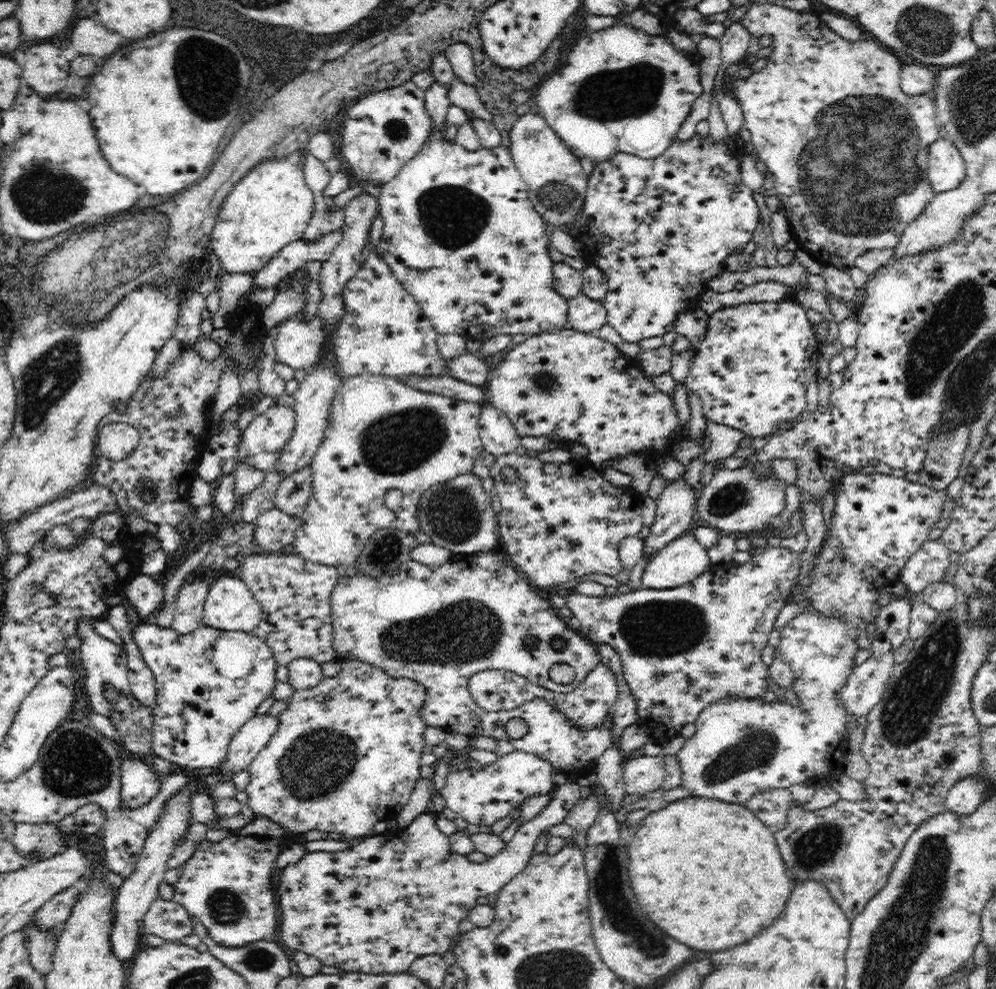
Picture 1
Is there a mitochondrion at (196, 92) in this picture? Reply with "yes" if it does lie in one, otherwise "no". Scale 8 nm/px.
yes

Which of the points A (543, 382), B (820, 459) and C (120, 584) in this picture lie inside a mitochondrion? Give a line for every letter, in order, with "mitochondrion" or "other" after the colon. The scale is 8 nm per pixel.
A: mitochondrion
B: other
C: other

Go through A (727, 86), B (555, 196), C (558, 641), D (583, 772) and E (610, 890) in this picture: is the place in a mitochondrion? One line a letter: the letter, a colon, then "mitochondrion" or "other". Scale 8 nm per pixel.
A: other
B: mitochondrion
C: other
D: other
E: mitochondrion

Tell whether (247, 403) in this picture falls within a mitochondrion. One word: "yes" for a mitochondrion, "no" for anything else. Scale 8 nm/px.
no

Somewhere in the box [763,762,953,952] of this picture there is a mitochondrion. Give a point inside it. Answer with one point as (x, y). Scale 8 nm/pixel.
(815, 847)

